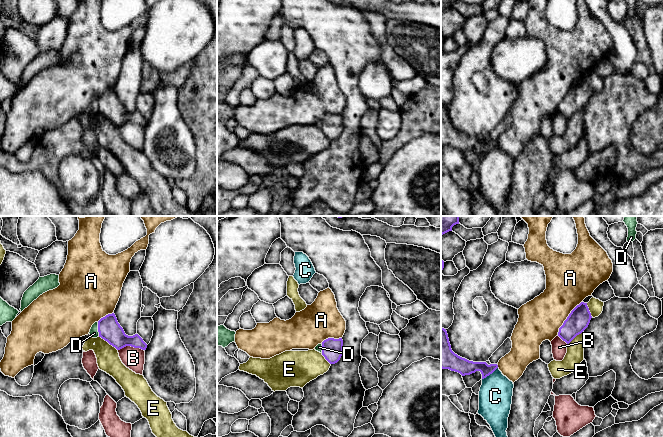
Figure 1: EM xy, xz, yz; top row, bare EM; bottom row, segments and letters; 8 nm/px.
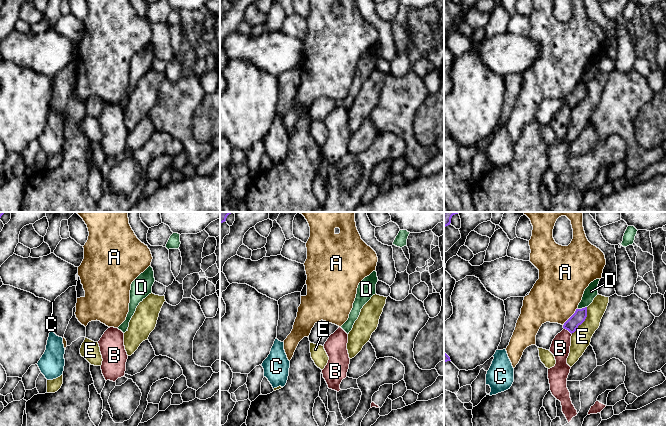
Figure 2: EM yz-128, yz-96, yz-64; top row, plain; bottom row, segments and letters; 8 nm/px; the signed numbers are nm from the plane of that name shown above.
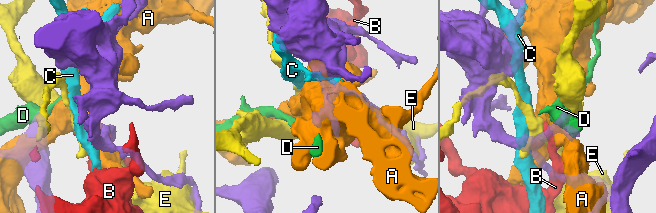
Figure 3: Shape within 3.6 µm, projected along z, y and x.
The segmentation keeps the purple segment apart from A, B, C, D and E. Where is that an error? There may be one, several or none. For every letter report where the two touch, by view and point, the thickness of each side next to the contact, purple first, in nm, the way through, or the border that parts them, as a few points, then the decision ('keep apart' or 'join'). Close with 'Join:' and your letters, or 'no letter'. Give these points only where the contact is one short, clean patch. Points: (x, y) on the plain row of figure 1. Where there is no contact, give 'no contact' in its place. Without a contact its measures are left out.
A: contact yz (567, 93); calibres 180 and 340 nm; keep apart
B: contact xy (130, 121); calibres 180 and 180 nm; keep apart
C: contact yz (489, 150); calibres 130 and 280 nm; keep apart
D: contact xy (98, 105); calibres 180 and 70 nm; keep apart
E: contact xy (108, 118); calibres 180 and 190 nm; keep apart
Join: no letter

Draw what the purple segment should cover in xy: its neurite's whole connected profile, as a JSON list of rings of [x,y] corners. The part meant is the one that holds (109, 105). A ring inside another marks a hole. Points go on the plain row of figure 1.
[[[114,89],[108,90],[98,97],[99,113],[107,117],[110,121],[120,126],[126,122],[146,126],[147,120],[143,115],[135,110],[128,112],[117,97]]]

